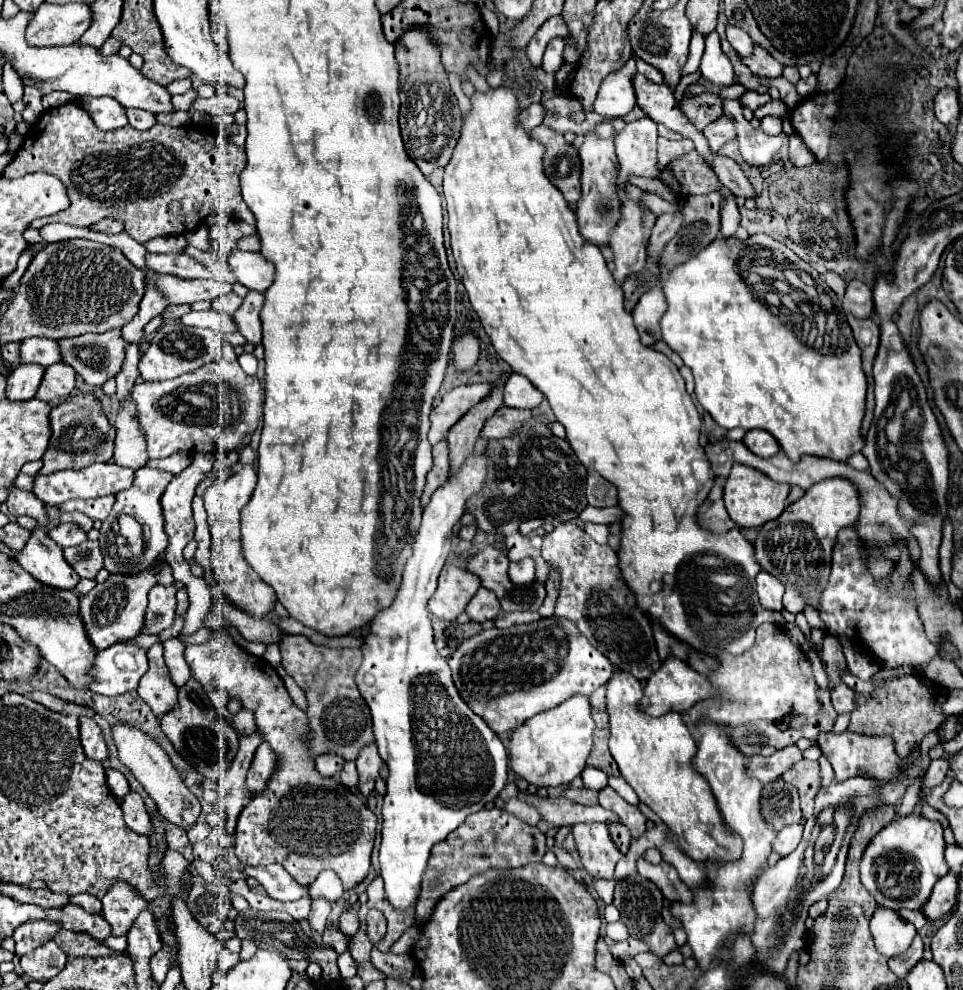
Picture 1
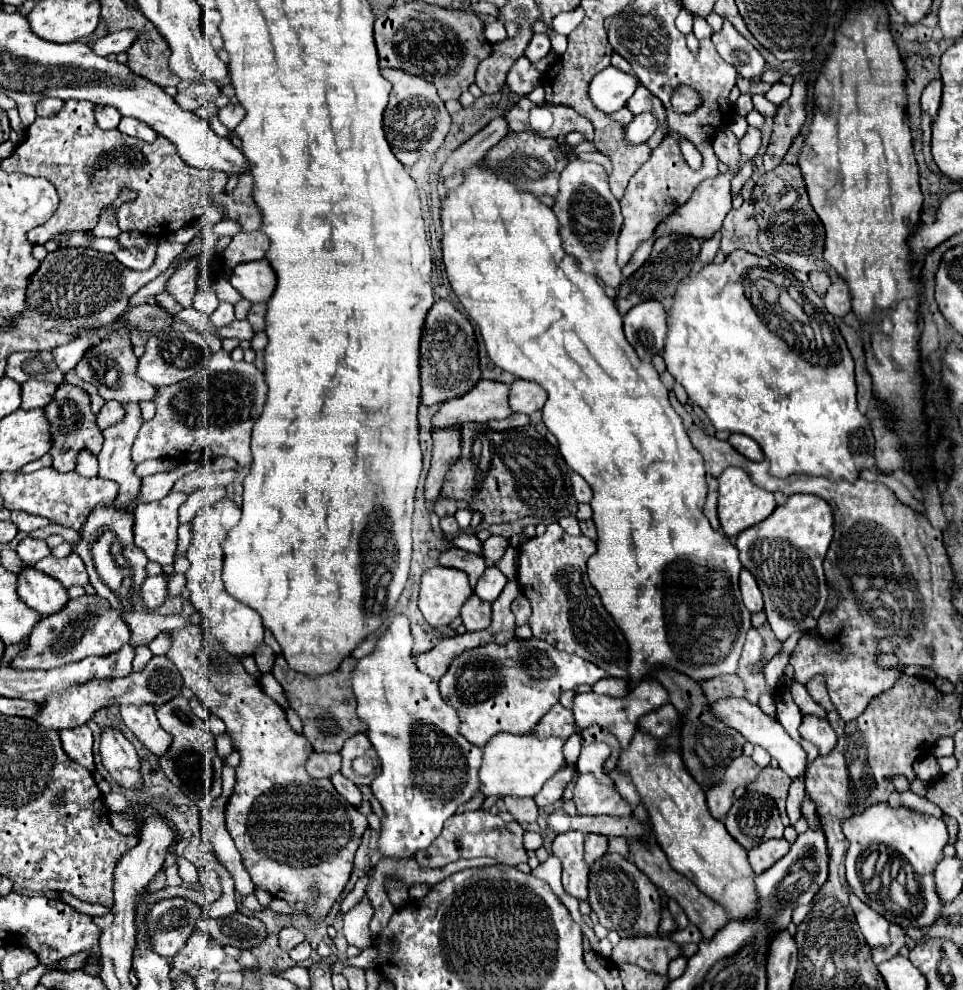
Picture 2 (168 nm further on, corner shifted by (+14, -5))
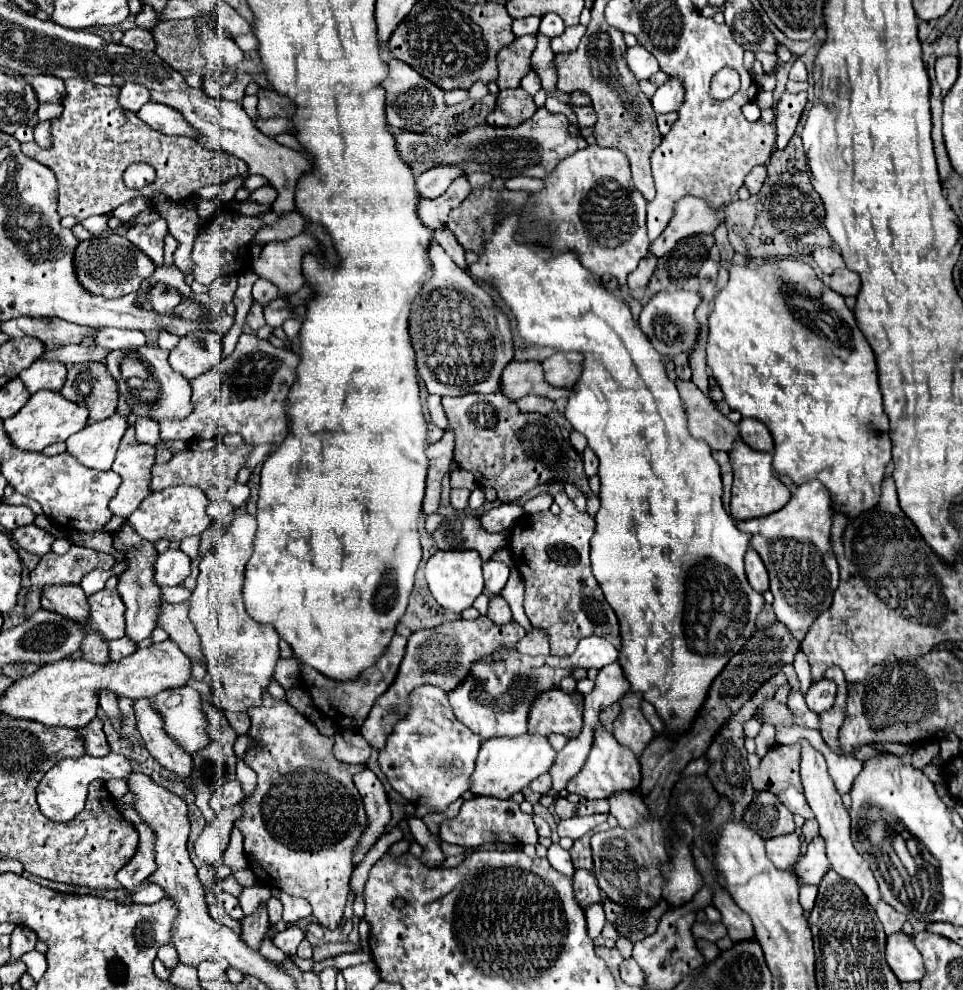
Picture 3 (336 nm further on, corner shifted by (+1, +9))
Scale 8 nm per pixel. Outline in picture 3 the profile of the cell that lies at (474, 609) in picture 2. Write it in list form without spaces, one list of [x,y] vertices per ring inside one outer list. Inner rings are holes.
[[[491,596],[489,598],[489,610],[487,616],[495,622],[495,624],[507,624],[511,620],[511,610],[509,604],[501,598],[501,596]]]

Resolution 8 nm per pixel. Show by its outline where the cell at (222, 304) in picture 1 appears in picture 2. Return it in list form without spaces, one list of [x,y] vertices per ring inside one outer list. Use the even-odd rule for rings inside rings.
[[[220,302],[218,310],[216,310],[214,316],[212,316],[212,324],[214,324],[216,328],[222,328],[222,326],[228,326],[232,320],[234,320],[234,306]]]

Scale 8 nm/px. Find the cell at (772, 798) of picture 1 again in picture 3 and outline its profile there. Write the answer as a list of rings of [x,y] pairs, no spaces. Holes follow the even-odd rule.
[[[769,790],[755,792],[753,802],[743,812],[743,822],[765,840],[795,832],[793,814]]]

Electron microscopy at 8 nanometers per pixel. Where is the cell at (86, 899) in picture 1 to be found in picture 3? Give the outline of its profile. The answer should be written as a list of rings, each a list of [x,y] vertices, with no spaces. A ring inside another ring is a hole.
[[[135,826],[139,832],[139,846],[135,856],[117,872],[117,880],[123,888],[139,888],[155,870],[155,832],[145,826]]]

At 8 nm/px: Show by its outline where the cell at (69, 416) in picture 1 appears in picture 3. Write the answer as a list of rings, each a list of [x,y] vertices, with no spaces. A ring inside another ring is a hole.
[[[69,364],[67,370],[69,372],[61,394],[67,400],[83,404],[89,410],[87,426],[107,420],[117,412],[117,382],[113,380],[105,364]]]

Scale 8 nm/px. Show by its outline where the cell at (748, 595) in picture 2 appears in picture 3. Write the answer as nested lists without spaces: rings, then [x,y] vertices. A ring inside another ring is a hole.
[[[749,548],[749,552],[745,554],[745,572],[747,572],[747,580],[749,584],[757,590],[757,592],[767,592],[769,590],[769,576],[767,570],[763,566],[761,556]]]

